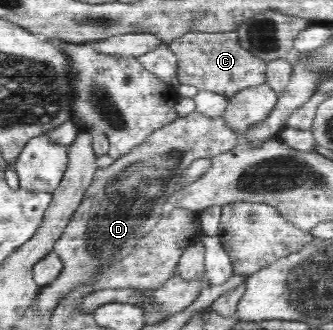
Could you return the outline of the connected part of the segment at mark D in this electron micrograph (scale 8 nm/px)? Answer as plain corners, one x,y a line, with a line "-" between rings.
193,111
191,114
179,117
171,124
152,132
143,144
136,146
132,151
113,160
108,168
101,168
95,173
93,182
81,204
75,210
73,217
66,224
65,231
53,246
52,251
61,259
63,272
49,282
47,286
41,287
35,300
34,309
37,307
42,313
57,308
64,296
79,285
92,283
95,277
110,264
124,259
131,251
135,250
137,242
143,236
155,228
157,221
167,213
169,196
173,196
179,190
178,182
189,165
199,159
212,158
222,152
229,152
241,142
239,133
229,129
227,121
221,117
207,117

